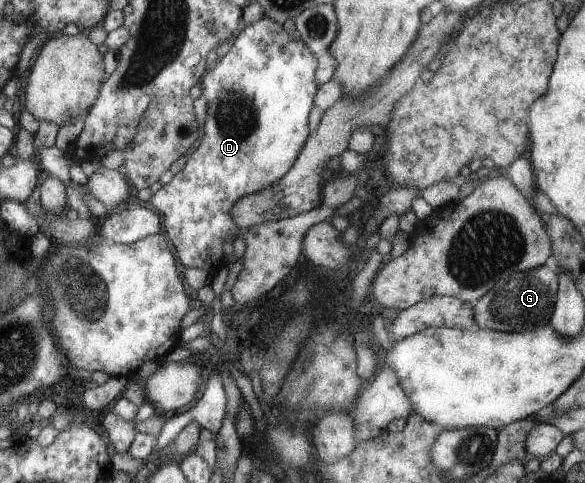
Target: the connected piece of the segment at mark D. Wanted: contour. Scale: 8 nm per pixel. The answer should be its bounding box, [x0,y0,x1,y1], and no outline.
[148,17,318,276]

